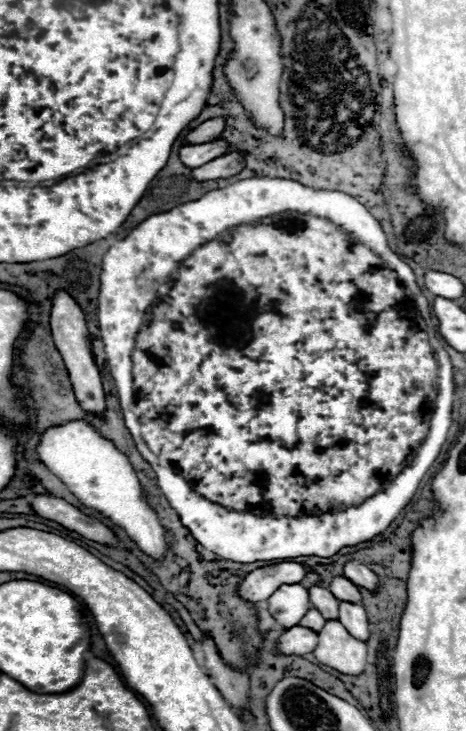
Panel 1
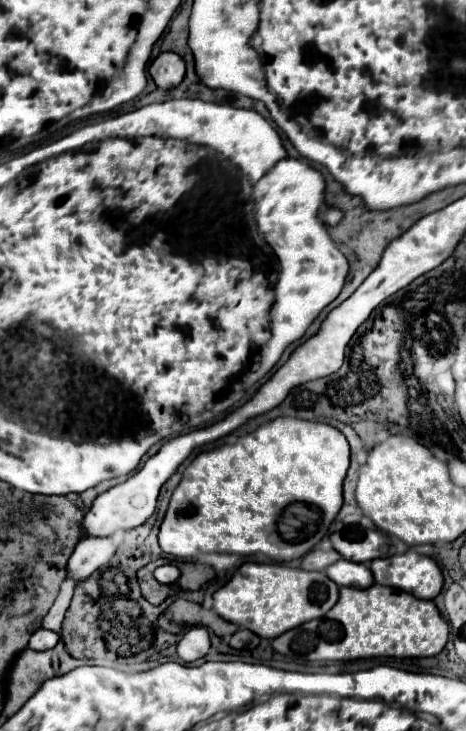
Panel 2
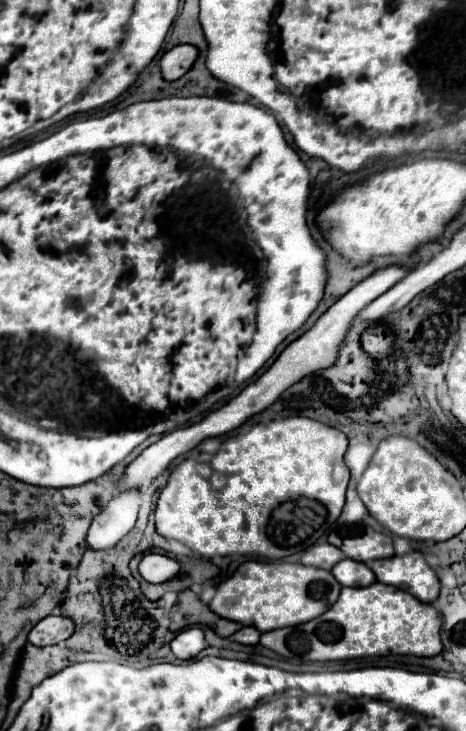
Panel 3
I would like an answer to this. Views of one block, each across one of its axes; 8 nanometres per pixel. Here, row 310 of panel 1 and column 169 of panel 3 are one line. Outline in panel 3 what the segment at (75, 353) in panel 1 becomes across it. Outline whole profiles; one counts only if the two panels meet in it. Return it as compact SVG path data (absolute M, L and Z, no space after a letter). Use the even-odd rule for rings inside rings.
M180 44L180 46L174 46L172 50L168 50L162 60L160 60L160 72L162 72L162 78L168 80L168 82L174 82L178 80L180 76L184 76L194 60L198 56L198 50L190 44Z

